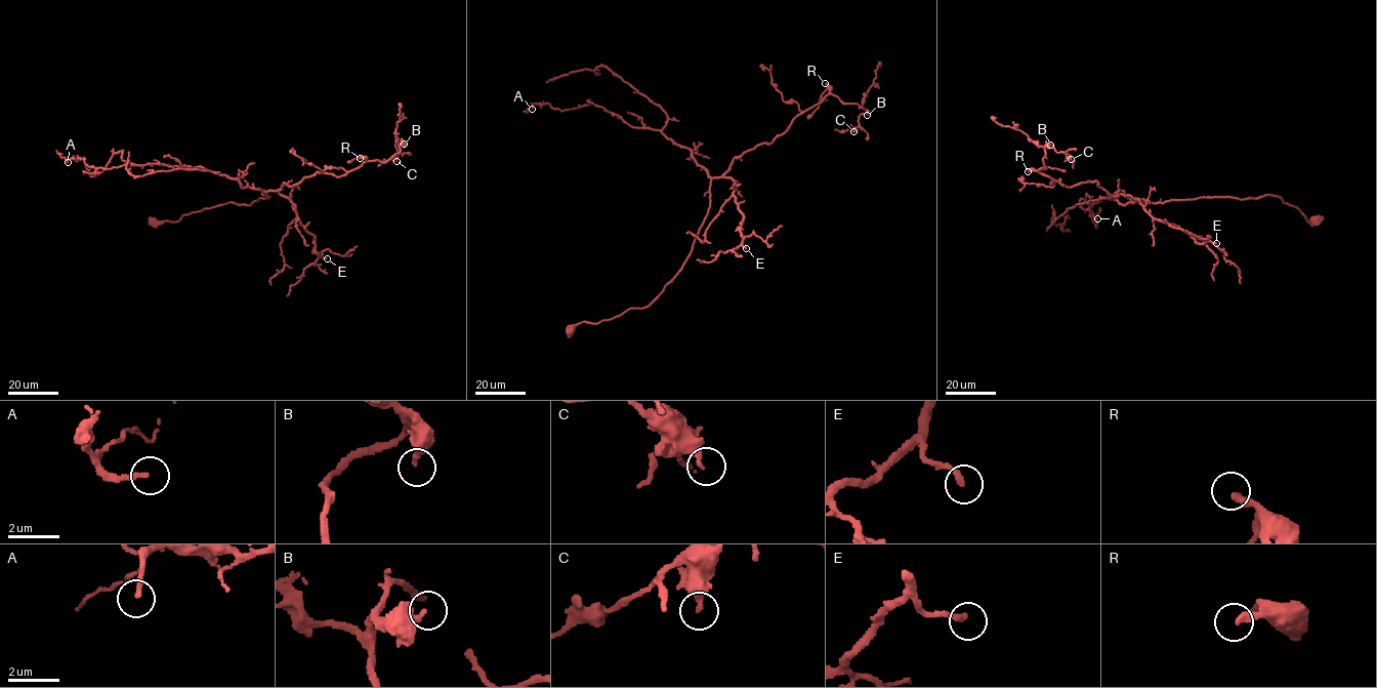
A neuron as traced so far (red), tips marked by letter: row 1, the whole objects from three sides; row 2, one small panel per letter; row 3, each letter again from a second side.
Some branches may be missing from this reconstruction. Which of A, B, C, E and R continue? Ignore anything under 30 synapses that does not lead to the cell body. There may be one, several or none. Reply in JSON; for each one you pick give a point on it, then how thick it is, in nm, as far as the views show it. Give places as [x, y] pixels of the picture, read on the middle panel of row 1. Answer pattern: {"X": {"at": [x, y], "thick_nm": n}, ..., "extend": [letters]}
{"R": {"at": [825, 83], "thick_nm": 280}, "extend": ["R"]}

